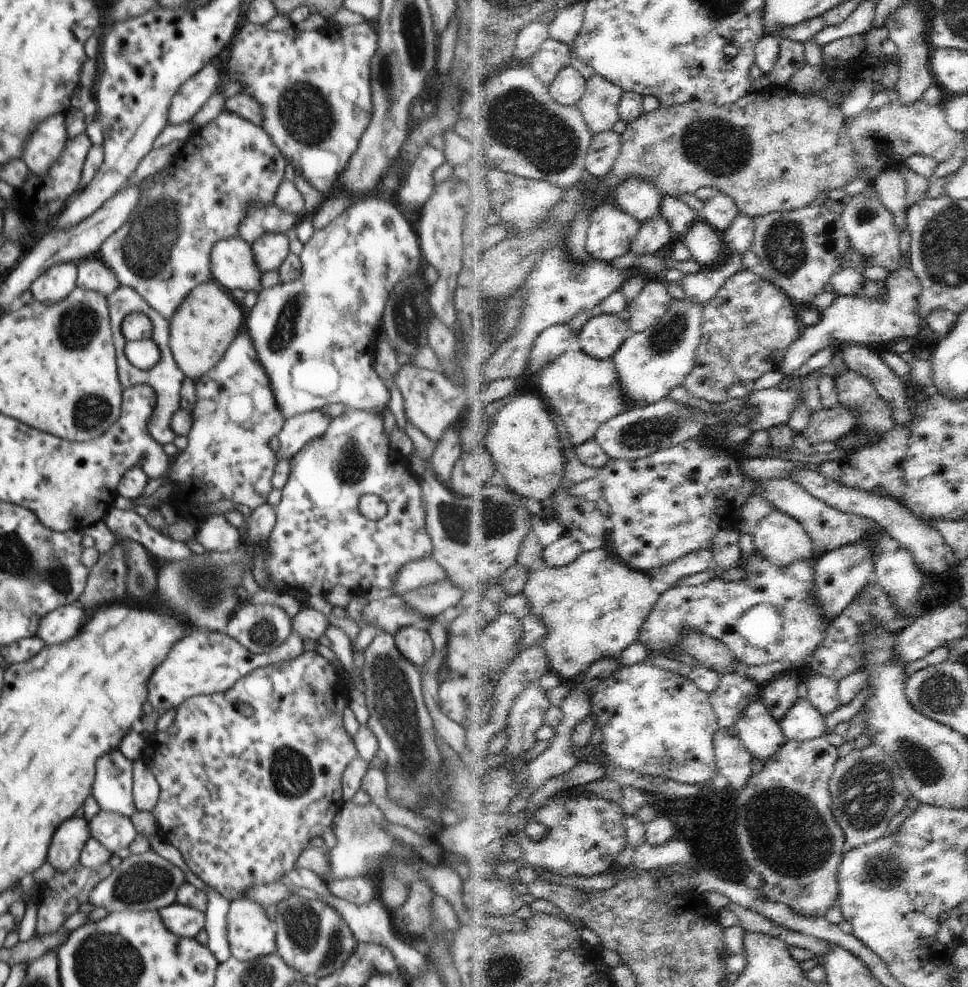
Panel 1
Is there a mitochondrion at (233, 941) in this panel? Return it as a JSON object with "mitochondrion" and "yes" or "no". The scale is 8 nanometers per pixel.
{"mitochondrion":"no"}

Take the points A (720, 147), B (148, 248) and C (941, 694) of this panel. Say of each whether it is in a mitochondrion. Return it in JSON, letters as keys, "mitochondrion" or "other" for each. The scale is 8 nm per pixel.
{"A":"mitochondrion","B":"mitochondrion","C":"mitochondrion"}

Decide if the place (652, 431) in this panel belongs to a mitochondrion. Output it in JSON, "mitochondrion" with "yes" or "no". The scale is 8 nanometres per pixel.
{"mitochondrion":"yes"}

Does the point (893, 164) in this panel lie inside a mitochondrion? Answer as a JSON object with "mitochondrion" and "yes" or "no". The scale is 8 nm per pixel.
{"mitochondrion":"no"}

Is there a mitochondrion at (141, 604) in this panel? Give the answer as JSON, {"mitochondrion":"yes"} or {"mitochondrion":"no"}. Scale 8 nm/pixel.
{"mitochondrion":"no"}

